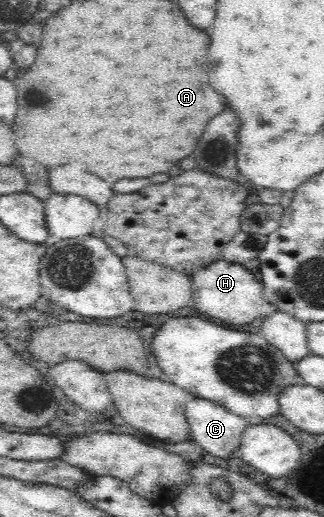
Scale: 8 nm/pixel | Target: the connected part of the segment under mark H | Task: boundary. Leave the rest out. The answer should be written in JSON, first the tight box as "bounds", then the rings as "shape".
{"bounds":[189,260,265,326],"shape":[[[224,260],[216,261],[201,270],[192,272],[189,278],[192,288],[192,306],[200,313],[231,326],[246,325],[262,316],[261,305],[265,302],[263,284],[242,264]]]}

